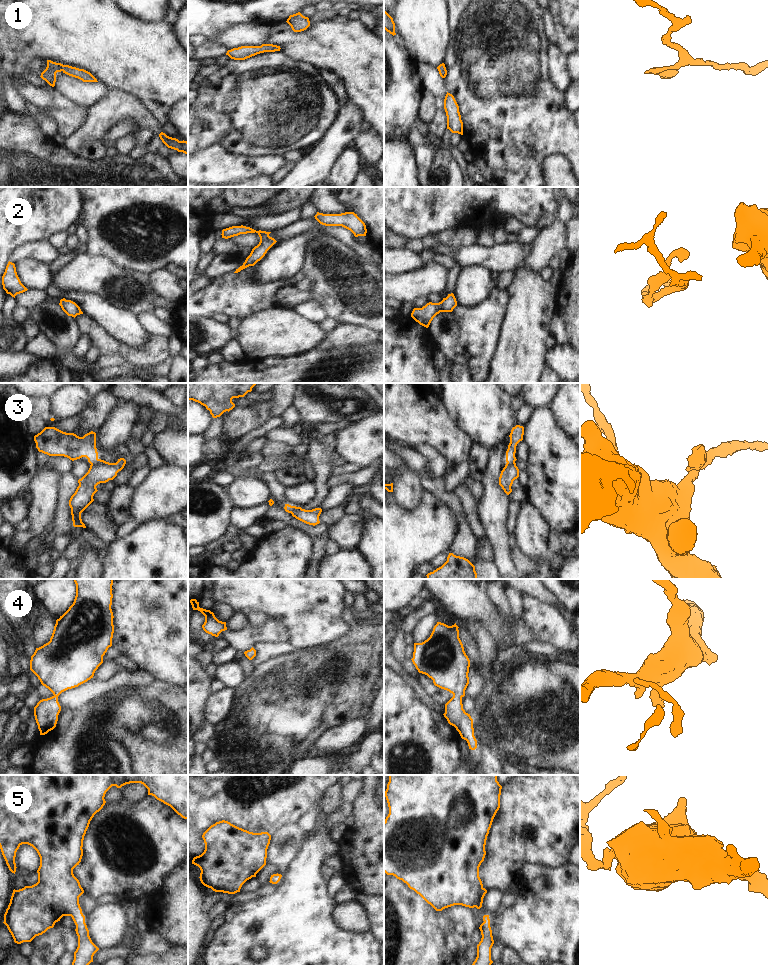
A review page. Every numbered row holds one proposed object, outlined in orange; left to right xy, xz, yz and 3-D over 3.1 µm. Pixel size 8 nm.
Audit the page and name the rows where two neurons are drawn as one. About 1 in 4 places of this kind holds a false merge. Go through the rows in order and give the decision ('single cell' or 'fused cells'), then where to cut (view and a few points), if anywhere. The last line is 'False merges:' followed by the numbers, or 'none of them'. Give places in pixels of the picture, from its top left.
1: single cell; cut none
2: single cell; cut none
3: fused cells; cut xy (99, 459), (91, 464)
4: single cell; cut none
5: single cell; cut none
False merges: 3

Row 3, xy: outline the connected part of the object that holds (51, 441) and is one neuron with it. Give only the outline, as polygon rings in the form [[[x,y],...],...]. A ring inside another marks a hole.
[[[45,427],[34,436],[34,441],[38,451],[49,456],[64,456],[72,461],[86,457],[90,464],[99,460],[93,431],[79,437],[55,427]]]

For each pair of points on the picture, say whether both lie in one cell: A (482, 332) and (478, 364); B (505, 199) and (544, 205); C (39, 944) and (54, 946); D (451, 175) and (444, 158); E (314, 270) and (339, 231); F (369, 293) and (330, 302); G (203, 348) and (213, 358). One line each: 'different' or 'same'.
A: different
B: same
C: same
D: same
E: different
F: same
G: different

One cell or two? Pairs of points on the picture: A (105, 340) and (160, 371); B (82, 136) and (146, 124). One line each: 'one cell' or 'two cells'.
A: two cells
B: one cell

